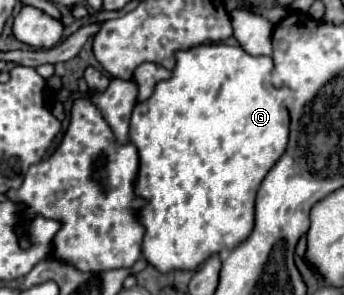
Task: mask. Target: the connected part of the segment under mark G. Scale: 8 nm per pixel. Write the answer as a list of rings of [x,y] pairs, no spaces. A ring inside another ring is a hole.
[[[202,44],[202,46],[190,48],[190,50],[184,50],[182,56],[176,56],[176,66],[172,70],[172,78],[162,80],[148,100],[138,102],[134,106],[132,120],[130,120],[130,142],[138,148],[138,156],[140,156],[140,172],[138,172],[138,180],[136,180],[136,194],[148,202],[140,210],[140,222],[146,228],[142,254],[160,272],[196,270],[208,256],[212,256],[224,248],[232,250],[242,240],[246,240],[246,236],[250,236],[250,232],[254,228],[254,198],[256,198],[258,186],[264,180],[264,176],[268,174],[268,170],[284,154],[286,144],[288,144],[290,116],[288,116],[288,110],[284,106],[288,90],[278,90],[272,86],[272,82],[270,82],[272,68],[274,68],[274,64],[272,64],[270,56],[250,56],[242,46]]]

